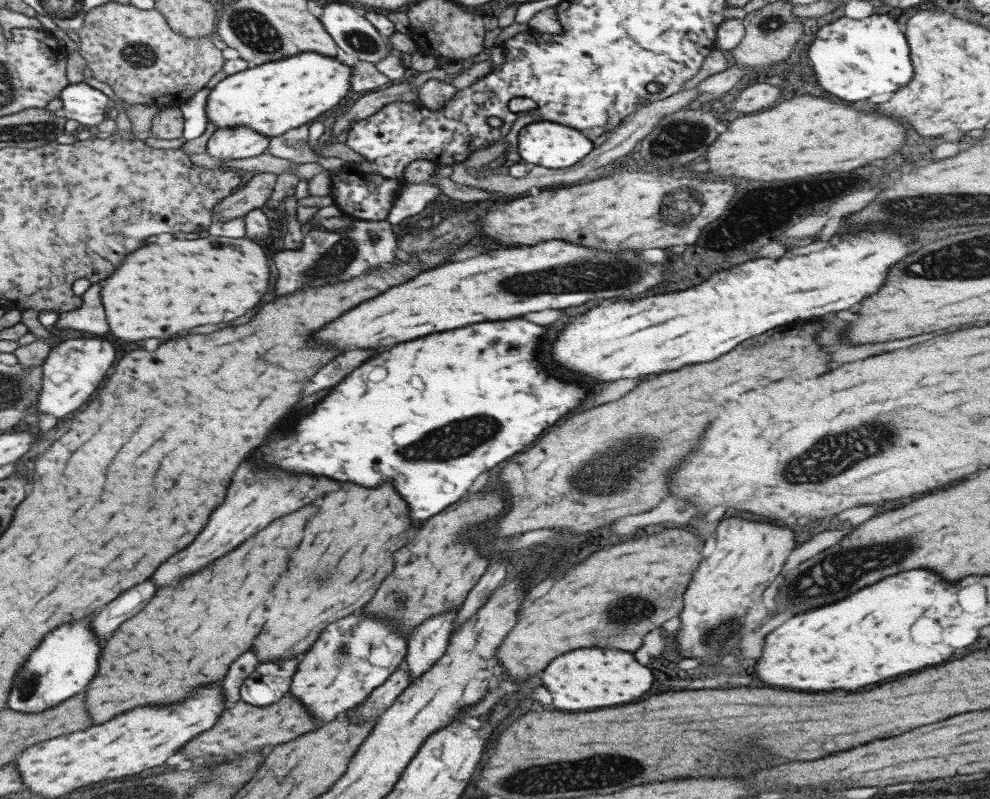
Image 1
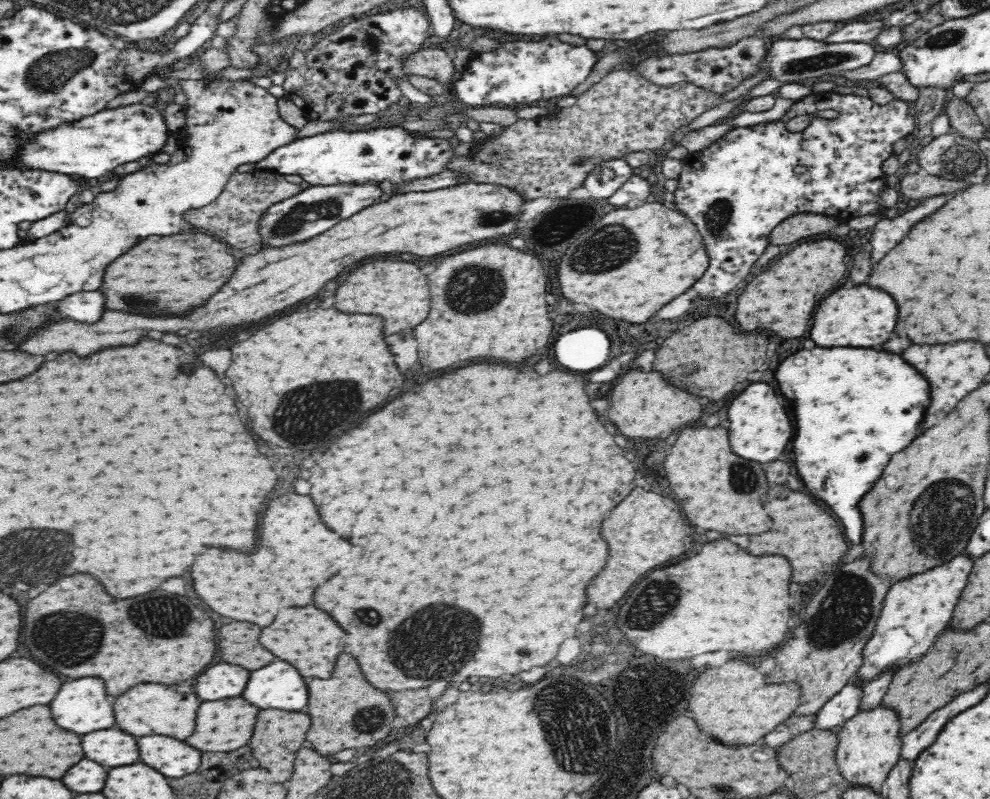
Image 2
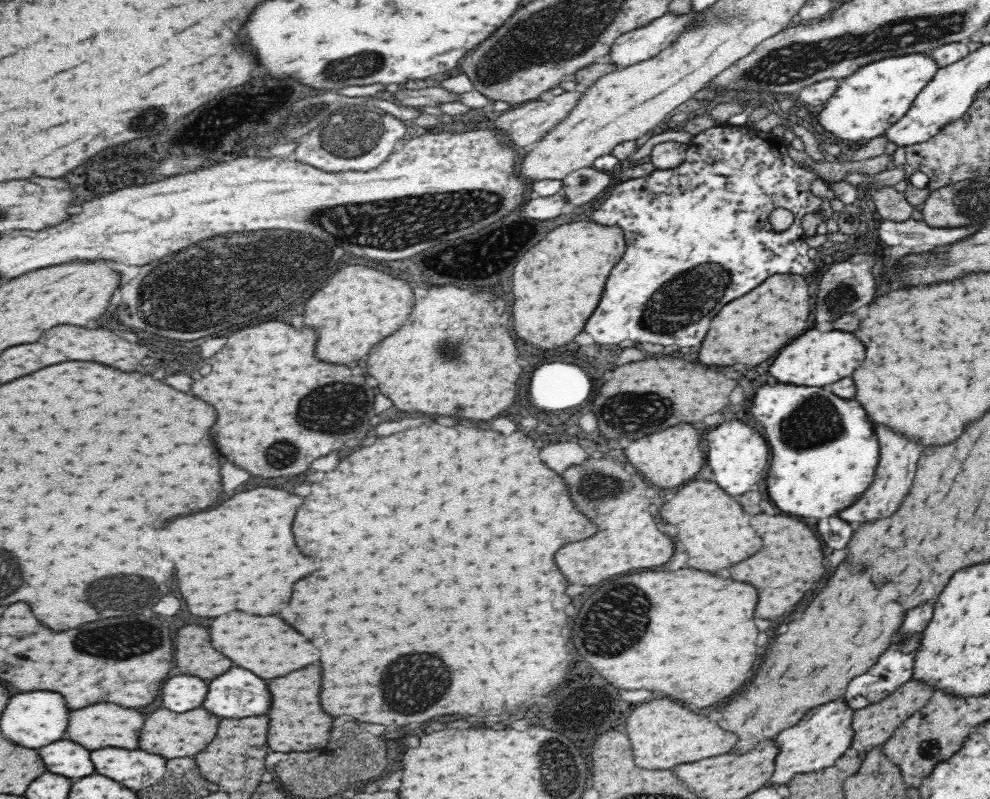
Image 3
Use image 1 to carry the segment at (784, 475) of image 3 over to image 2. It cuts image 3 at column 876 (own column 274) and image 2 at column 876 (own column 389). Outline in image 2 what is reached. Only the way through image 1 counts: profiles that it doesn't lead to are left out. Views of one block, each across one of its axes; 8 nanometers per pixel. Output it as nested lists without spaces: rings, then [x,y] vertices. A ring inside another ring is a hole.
[[[812,348],[800,350],[788,356],[776,370],[776,380],[782,394],[794,402],[796,438],[794,438],[794,462],[808,484],[808,490],[826,500],[824,504],[840,518],[846,536],[854,544],[862,544],[862,516],[858,510],[860,500],[876,486],[882,476],[882,466],[890,456],[906,448],[916,436],[926,416],[930,388],[926,376],[912,368],[900,354],[876,350],[876,348]]]

